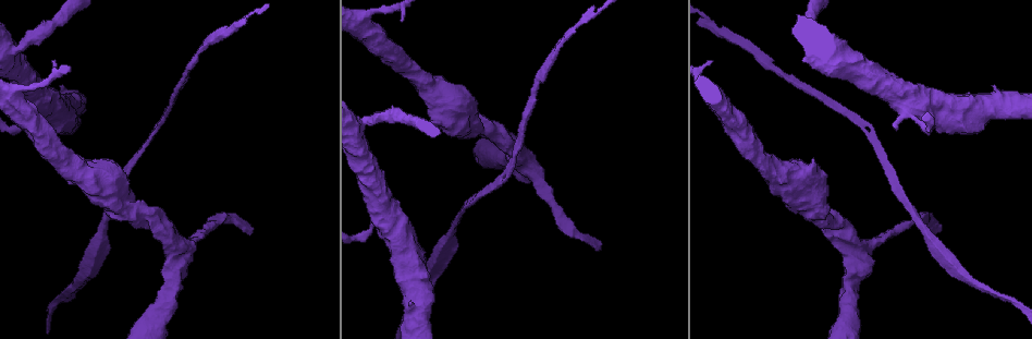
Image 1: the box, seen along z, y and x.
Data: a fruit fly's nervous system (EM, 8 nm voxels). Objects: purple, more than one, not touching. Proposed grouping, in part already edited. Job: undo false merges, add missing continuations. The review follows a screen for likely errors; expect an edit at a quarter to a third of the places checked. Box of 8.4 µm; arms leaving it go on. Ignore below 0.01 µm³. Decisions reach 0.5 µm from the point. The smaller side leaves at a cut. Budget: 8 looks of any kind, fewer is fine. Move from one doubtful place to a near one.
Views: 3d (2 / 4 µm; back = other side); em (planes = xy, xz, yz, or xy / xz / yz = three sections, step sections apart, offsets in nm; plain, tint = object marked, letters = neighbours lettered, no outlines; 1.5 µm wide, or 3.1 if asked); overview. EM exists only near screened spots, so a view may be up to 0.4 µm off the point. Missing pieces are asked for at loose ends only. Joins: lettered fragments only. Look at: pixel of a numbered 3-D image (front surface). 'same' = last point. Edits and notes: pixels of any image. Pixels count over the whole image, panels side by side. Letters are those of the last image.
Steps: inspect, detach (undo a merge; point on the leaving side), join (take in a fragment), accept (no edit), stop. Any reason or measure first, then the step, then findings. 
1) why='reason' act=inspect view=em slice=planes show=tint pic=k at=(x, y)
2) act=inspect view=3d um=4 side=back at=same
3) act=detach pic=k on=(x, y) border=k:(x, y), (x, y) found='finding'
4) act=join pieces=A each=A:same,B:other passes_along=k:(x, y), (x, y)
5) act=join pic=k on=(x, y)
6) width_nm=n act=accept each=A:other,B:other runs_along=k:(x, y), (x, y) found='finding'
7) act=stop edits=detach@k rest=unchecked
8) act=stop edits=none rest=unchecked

why='sudden change in width' act=inspect view=em slice=planes show=letters pic=1 at=(978, 285)

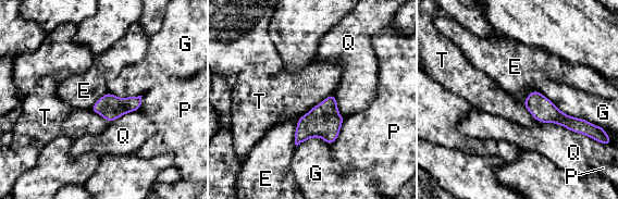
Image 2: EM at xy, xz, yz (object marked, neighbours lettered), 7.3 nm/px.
act=accept each=E:other,G:other,P:other,Q:other,T:other border=2:(541, 122), (554, 122), (583, 135) found='one cell here'

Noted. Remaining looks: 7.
why='thin end' act=inspect view=em slice=xy step=8 show=tint pic=1 at=(253, 231)

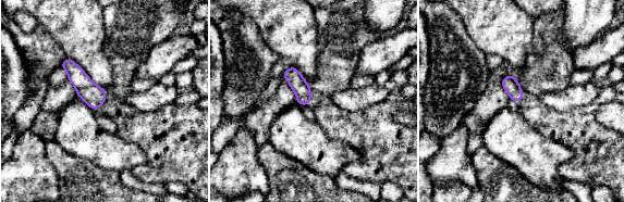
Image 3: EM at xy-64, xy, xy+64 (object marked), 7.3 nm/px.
act=inspect view=em slice=planes show=letters at=same

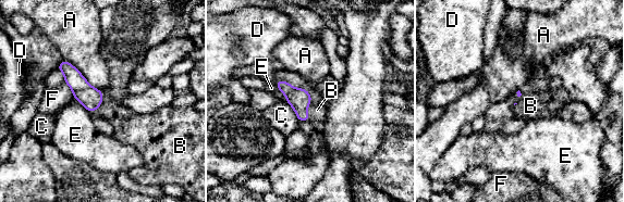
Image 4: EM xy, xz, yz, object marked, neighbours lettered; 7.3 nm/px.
act=join pieces=B each=A:other,B:same,C:other,D:other,E:other,F:other passes_along=4:(300, 99), (307, 109), (317, 110) found='the cell continues'

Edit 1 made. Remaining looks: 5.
act=inspect view=em slice=planes show=letters pic=1 at=(813, 50)

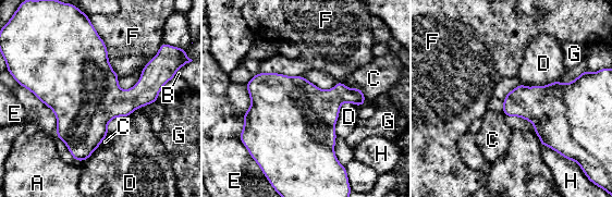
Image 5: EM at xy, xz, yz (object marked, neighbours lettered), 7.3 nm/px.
act=accept each=A:other,B:other,C:other,D:other,E:other,F:other,G:other,H:other border=5:(93, 26), (119, 76) found='continuous, no second cell'

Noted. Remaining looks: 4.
act=stop edits=join@4 rest=unchecked

